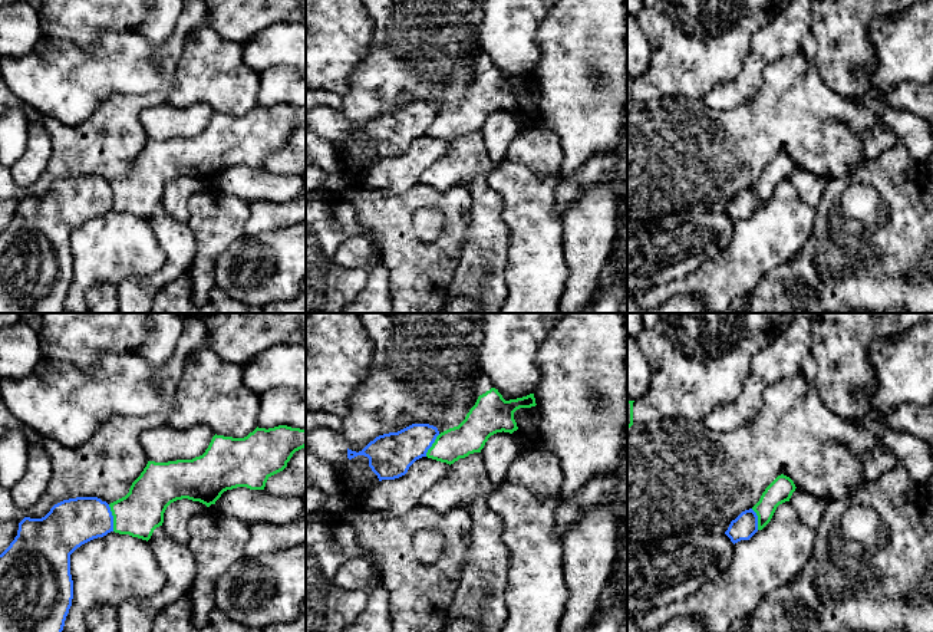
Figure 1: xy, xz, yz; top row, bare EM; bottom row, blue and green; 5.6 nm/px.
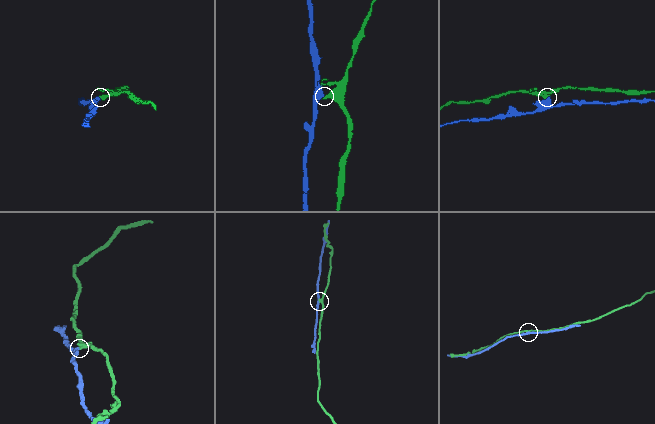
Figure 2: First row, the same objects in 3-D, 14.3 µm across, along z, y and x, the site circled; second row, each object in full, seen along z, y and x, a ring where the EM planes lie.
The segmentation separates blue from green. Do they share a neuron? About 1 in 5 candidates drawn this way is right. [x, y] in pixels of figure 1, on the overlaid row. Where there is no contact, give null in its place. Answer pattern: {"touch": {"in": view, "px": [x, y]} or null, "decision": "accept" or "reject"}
{"touch": {"in": "xy", "px": [112, 517]}, "decision": "reject"}

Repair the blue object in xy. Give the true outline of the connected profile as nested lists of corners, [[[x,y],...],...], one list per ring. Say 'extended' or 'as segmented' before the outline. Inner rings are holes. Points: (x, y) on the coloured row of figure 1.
as segmented; [[[76,497],[55,504],[42,519],[24,517],[17,536],[0,554],[0,632],[62,632],[73,599],[70,554],[82,544],[113,531],[113,516],[98,497]]]

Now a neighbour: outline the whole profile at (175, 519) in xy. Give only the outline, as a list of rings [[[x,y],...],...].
[[[188,498],[177,500],[167,507],[162,526],[174,542],[188,544],[188,521],[195,514],[207,508],[208,507],[200,501],[192,501]]]

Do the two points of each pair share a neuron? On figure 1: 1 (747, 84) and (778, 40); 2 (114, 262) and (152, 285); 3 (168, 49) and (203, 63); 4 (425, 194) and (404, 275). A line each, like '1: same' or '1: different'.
1: same
2: different
3: different
4: same

